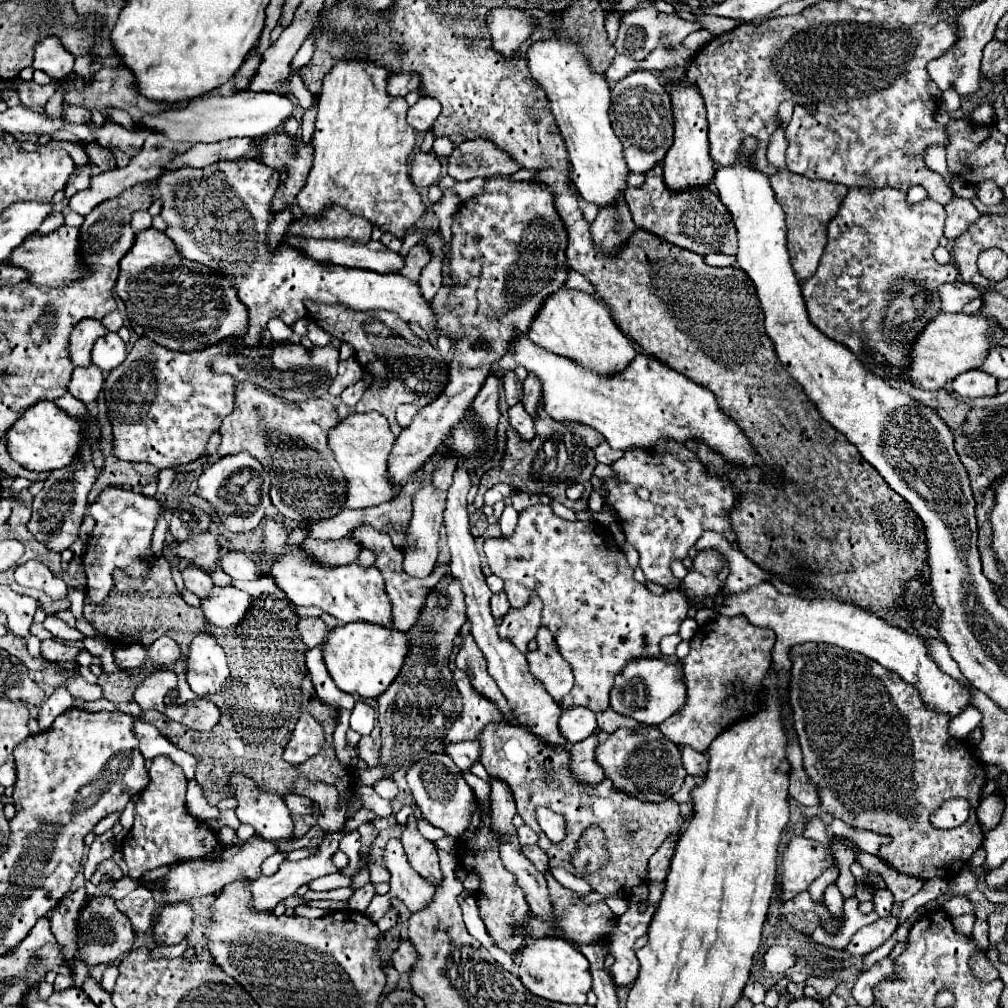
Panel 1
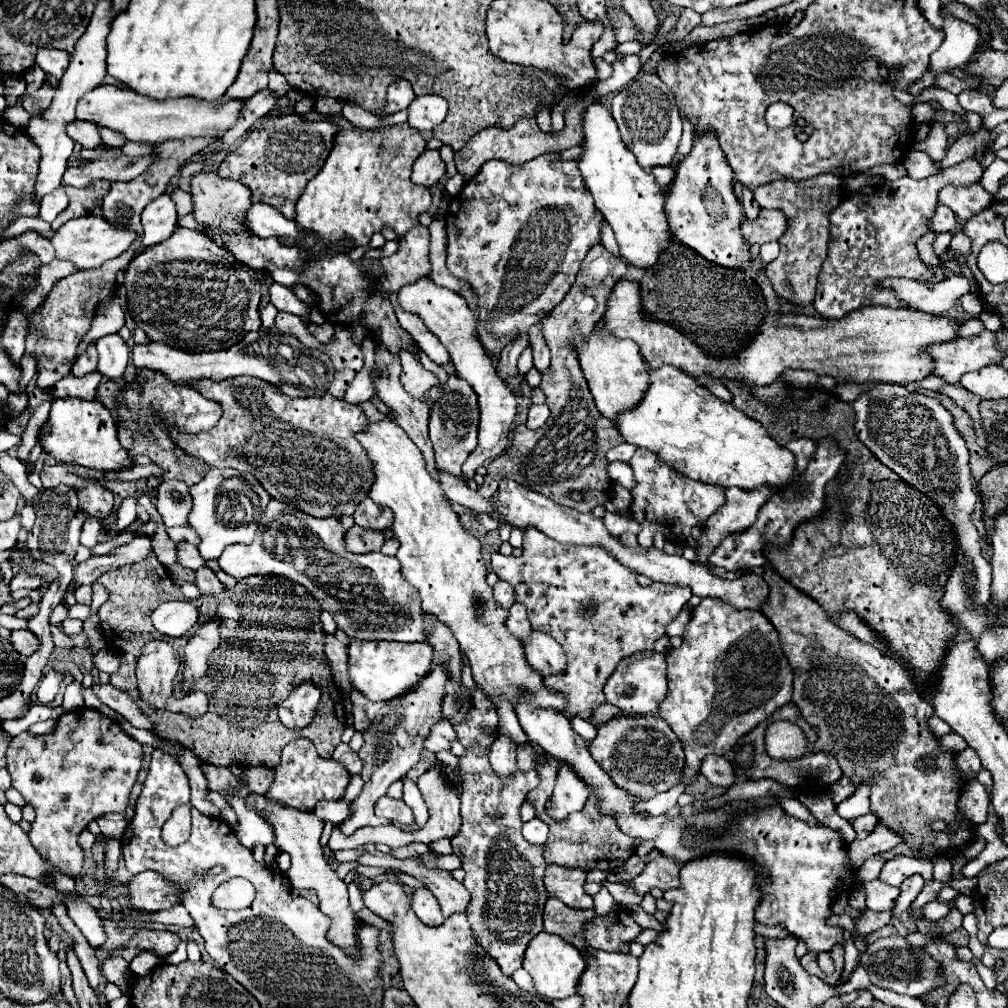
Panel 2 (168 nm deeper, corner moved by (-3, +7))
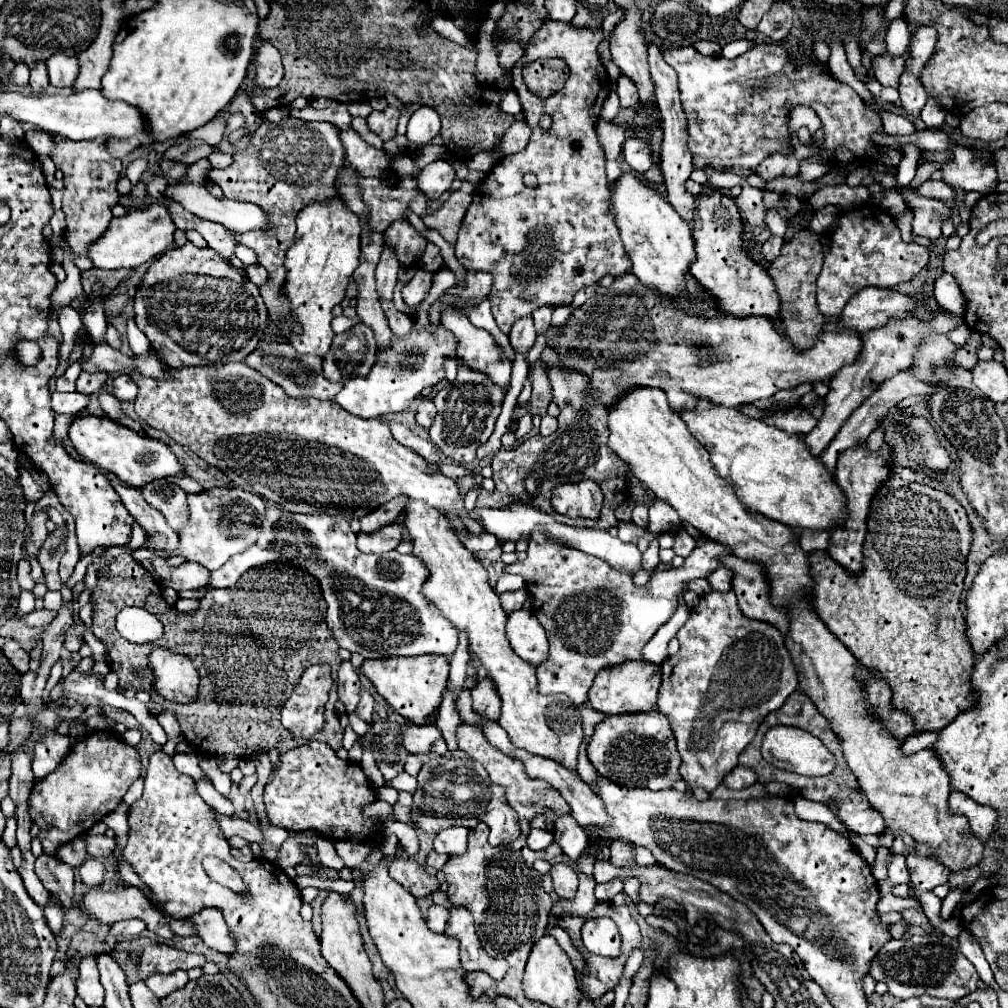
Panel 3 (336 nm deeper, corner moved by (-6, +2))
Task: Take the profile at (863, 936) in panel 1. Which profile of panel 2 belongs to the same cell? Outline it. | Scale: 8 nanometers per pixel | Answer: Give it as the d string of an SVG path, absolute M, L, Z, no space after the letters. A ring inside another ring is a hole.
M914 874L914 876L910 876L910 878L906 878L904 882L902 882L902 892L900 892L900 898L896 900L896 906L894 906L894 916L896 914L900 914L900 912L904 912L906 908L910 908L910 904L914 902L914 898L918 896L918 892L922 890L922 886L924 886L924 878L920 876L920 874Z

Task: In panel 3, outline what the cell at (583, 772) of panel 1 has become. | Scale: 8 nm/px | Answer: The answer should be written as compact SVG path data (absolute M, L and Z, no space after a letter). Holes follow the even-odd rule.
M565 813L555 821L555 841L561 845L565 855L577 857L589 843L589 831L587 827L581 827L573 815Z

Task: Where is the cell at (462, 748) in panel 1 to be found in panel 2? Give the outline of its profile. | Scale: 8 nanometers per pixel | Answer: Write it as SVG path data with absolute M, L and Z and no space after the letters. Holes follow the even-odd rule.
M442 718L442 720L438 720L438 724L434 724L434 728L430 728L430 736L426 736L424 748L430 752L448 750L452 740L456 740L456 732L454 732L452 724Z

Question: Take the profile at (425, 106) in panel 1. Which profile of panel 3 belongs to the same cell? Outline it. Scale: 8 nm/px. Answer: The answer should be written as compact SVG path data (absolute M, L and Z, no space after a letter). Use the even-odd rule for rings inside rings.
M423 105L411 115L407 123L407 139L421 147L431 143L433 137L439 135L439 129L441 129L441 119L437 117L435 109Z

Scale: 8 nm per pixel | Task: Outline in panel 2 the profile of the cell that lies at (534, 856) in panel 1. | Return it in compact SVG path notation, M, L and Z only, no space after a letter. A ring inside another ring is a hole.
M466 748L464 756L460 756L460 768L464 772L464 786L462 786L462 828L460 834L452 838L452 852L460 858L462 870L466 872L464 886L472 894L472 900L468 904L466 916L470 922L470 928L474 932L474 938L478 944L498 962L502 968L502 974L510 976L514 970L520 968L524 950L528 942L544 930L542 926L542 910L546 904L546 888L544 888L544 846L530 846L522 836L522 820L520 820L520 806L526 800L526 794L538 786L538 772L514 772L510 780L498 780L494 776L494 770L490 768L488 750L484 748ZM500 814L502 818L494 820L492 816Z

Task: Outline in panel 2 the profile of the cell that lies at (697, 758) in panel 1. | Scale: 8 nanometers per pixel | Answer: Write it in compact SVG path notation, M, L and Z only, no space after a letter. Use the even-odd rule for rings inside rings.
M708 756L704 758L700 772L714 784L714 786L724 786L730 788L736 782L736 770L732 762L724 756Z

